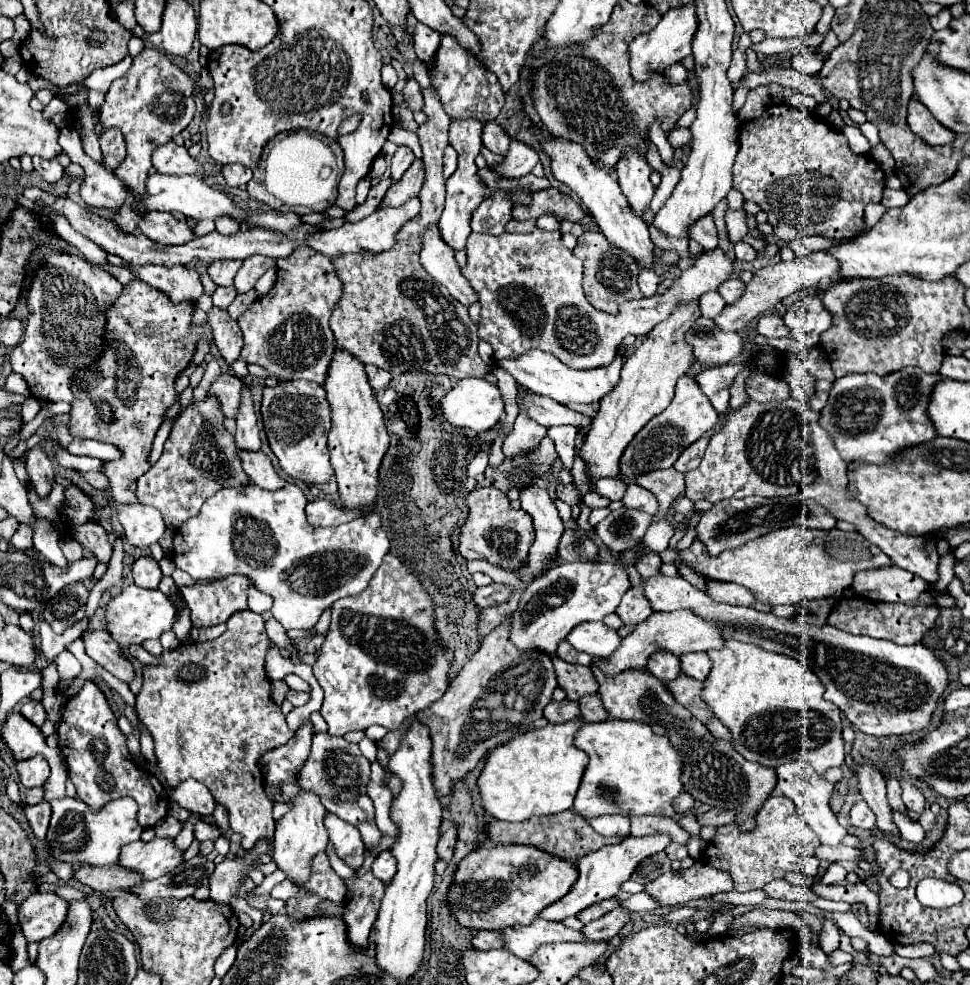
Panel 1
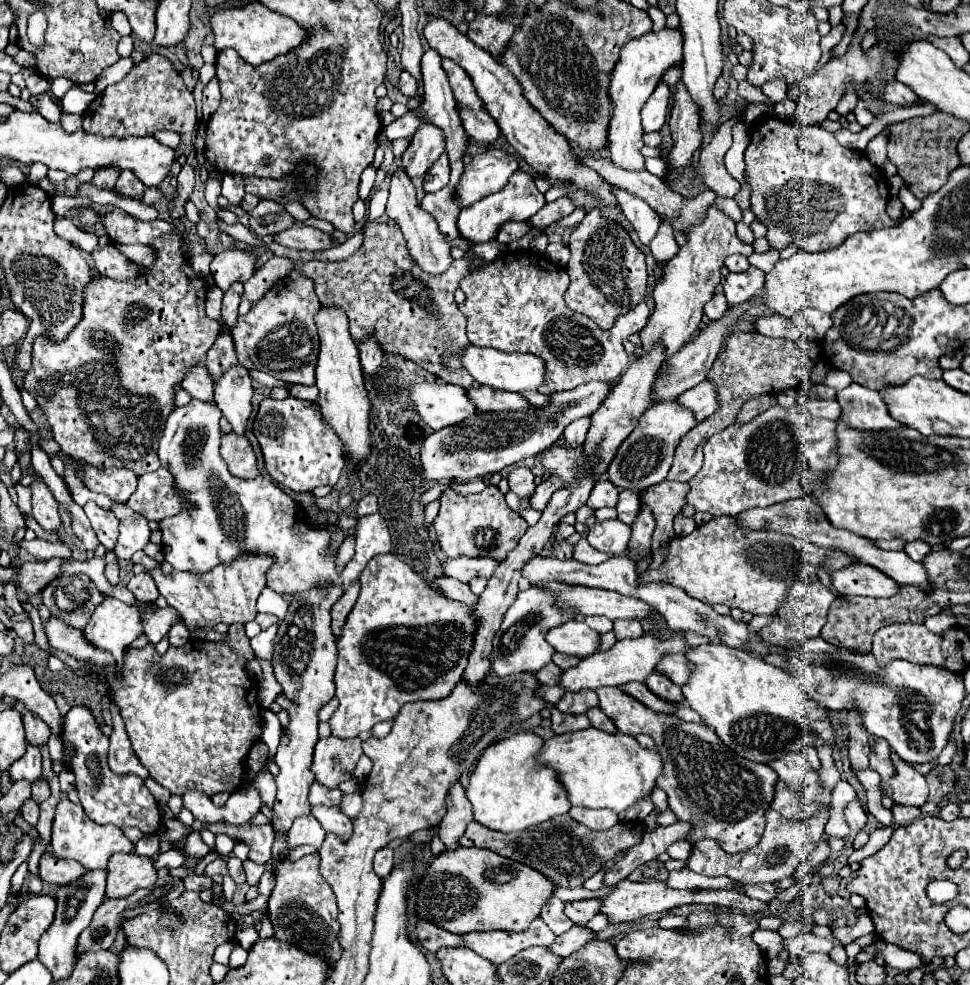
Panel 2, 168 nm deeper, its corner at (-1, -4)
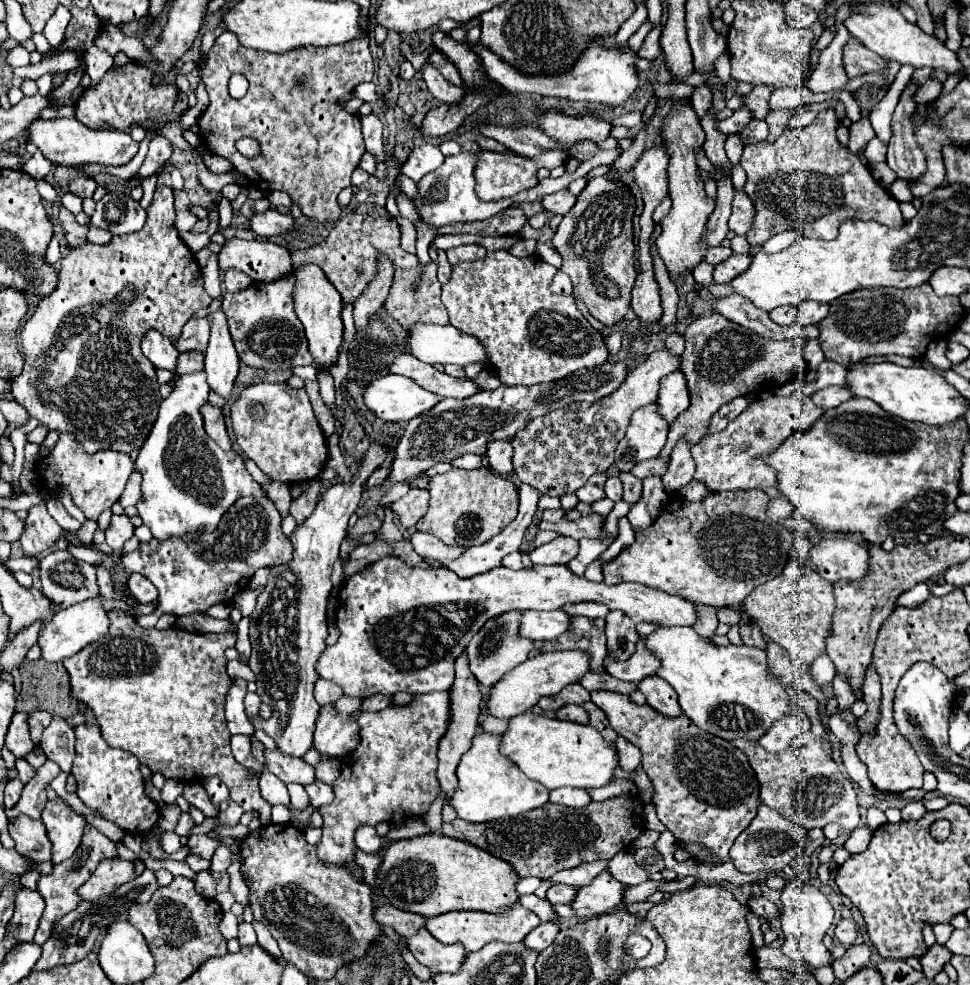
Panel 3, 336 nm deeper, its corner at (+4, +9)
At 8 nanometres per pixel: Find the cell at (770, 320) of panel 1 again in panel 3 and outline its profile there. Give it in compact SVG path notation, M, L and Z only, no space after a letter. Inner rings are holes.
M788 306L788 308L776 308L776 310L772 310L770 318L778 326L790 326L790 324L796 322L796 314L798 314L798 308L796 306Z

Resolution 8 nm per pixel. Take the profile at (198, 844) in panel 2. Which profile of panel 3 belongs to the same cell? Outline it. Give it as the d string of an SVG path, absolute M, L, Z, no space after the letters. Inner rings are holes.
M164 832L164 834L162 834L160 844L162 844L162 850L164 850L164 852L168 852L168 854L178 852L178 850L182 848L182 840L180 840L174 832Z

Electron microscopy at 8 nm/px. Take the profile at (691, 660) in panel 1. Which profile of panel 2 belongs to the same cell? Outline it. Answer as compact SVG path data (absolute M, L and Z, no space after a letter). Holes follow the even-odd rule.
M669 655L669 659L661 659L657 671L665 673L673 683L685 685L693 673L693 663L689 663L683 655Z

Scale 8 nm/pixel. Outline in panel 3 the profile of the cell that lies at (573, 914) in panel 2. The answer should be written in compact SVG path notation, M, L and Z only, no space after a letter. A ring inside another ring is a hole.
M560 884L550 886L546 892L546 900L550 904L570 904L574 896L576 896L576 890L572 890L570 886L560 886Z

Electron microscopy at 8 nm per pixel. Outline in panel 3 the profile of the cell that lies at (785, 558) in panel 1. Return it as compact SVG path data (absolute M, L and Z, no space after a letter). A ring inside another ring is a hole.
M762 490L712 492L700 502L688 502L674 496L664 504L658 518L646 530L634 530L636 540L628 548L602 566L604 582L638 582L682 596L694 604L710 604L714 608L738 606L756 586L780 574L784 562L788 562L788 550L792 548L792 530L766 516L768 500L770 498Z

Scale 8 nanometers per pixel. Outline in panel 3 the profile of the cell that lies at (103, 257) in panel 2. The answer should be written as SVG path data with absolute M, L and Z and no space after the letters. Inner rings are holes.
M60 206L60 214L58 214L58 224L62 226L64 230L64 238L68 240L68 244L74 244L74 246L84 246L86 244L86 234L88 234L88 226L82 226L76 222L74 214L68 212L66 208Z

